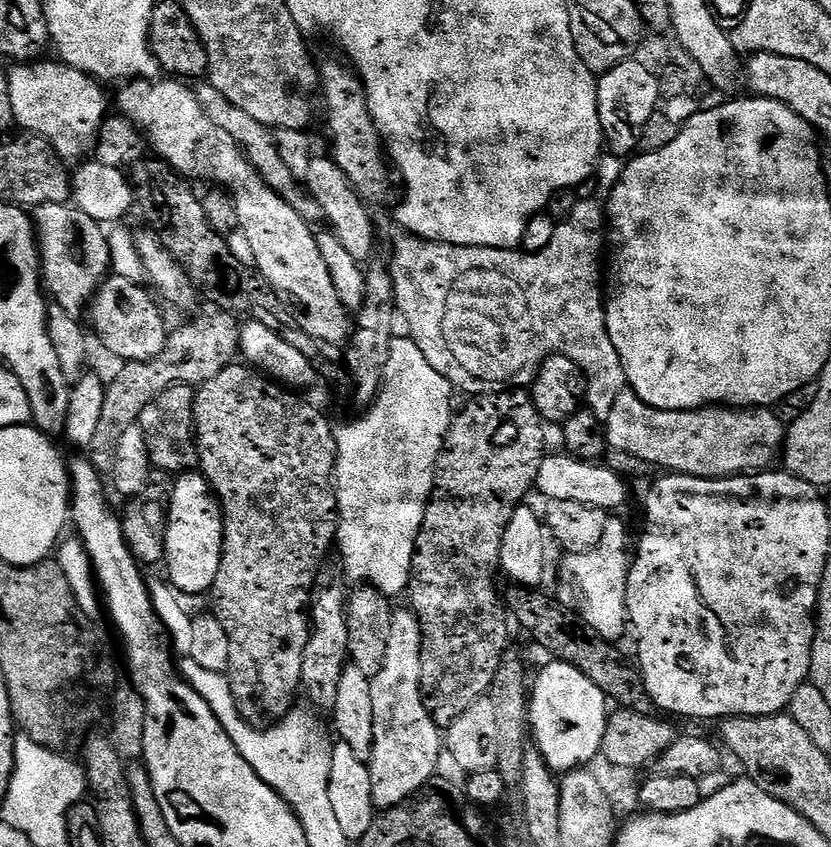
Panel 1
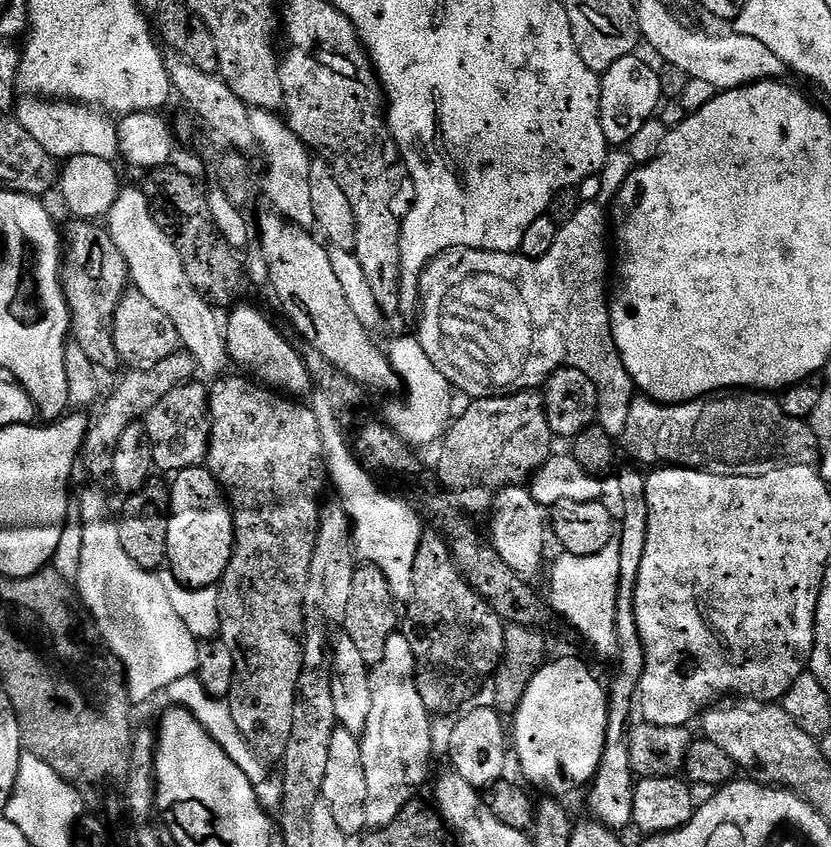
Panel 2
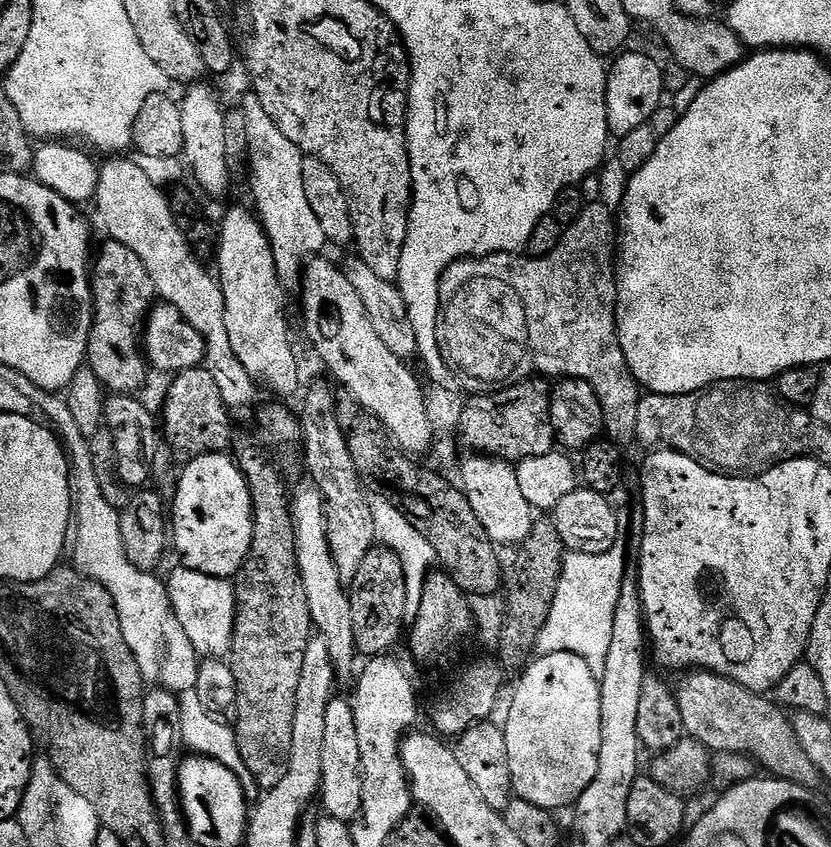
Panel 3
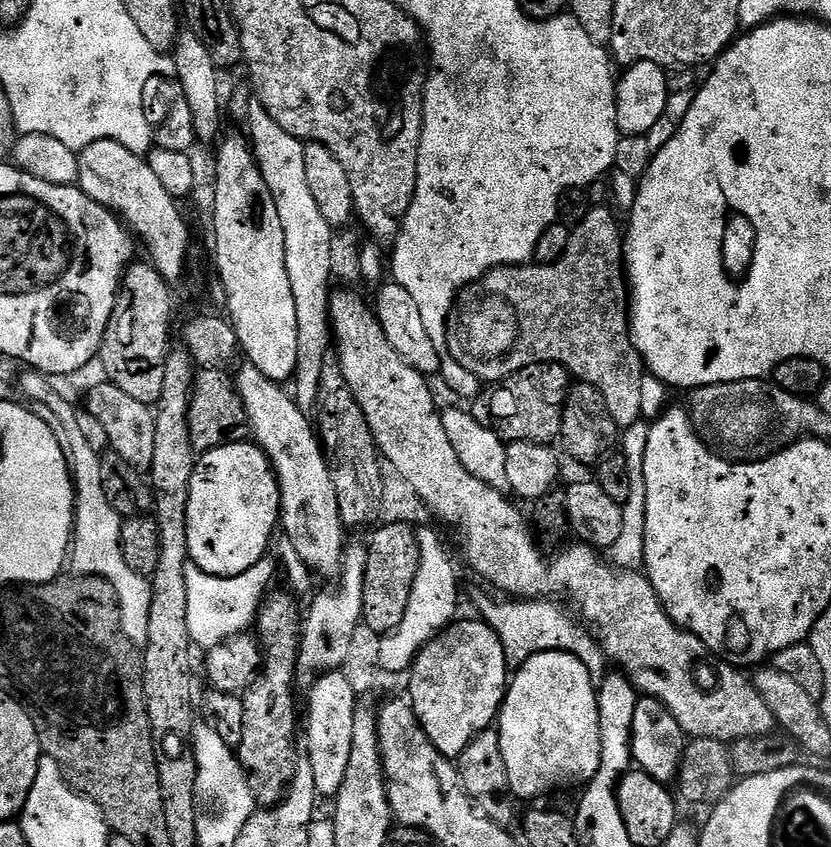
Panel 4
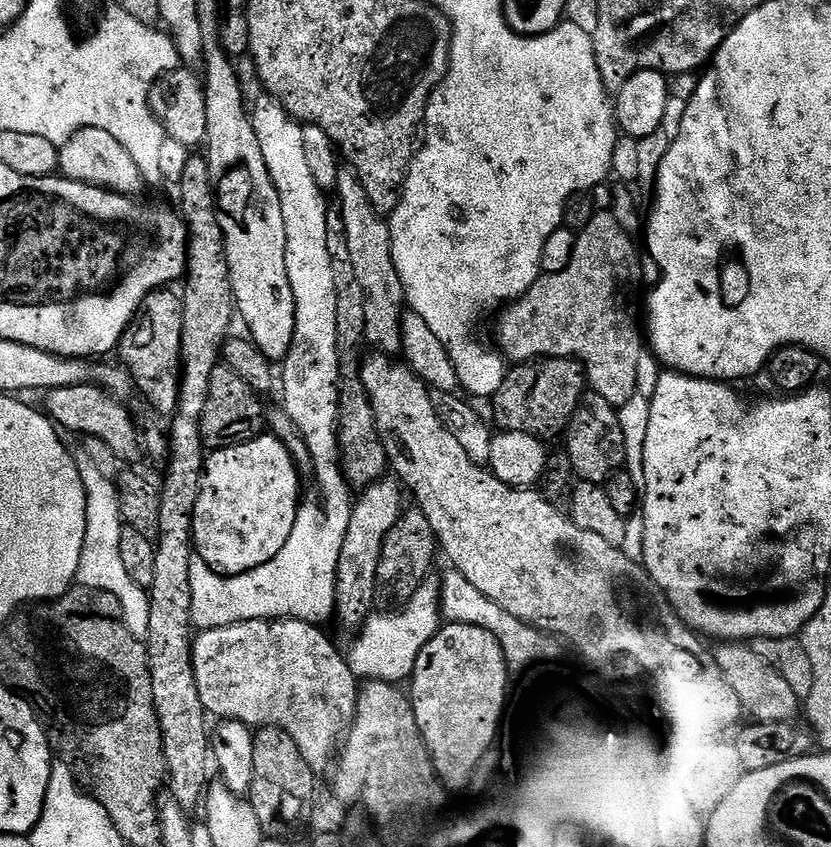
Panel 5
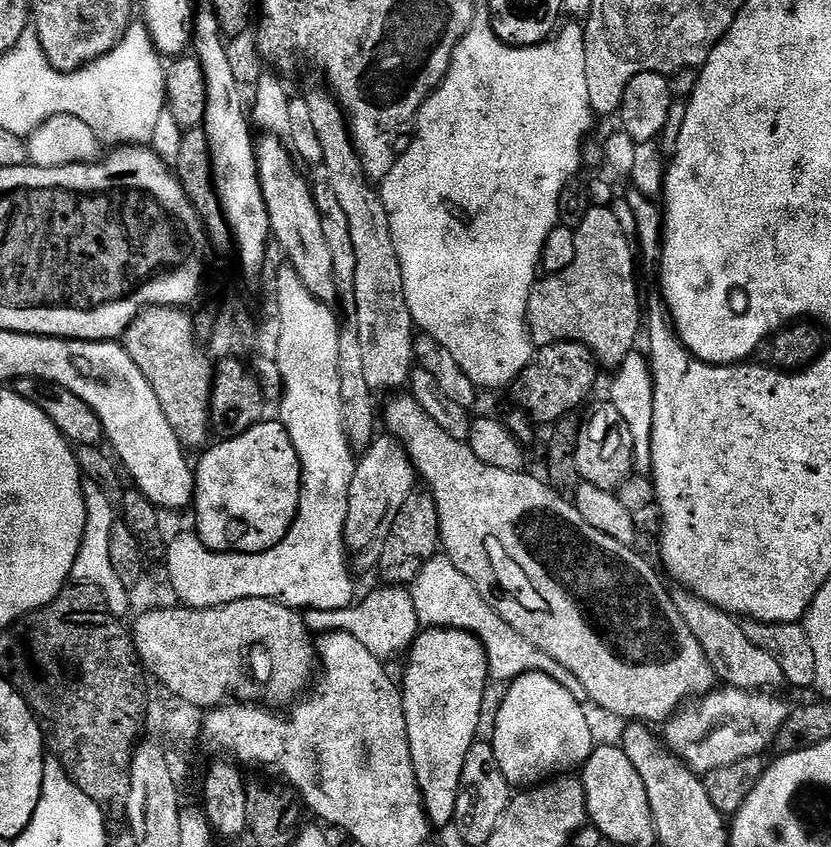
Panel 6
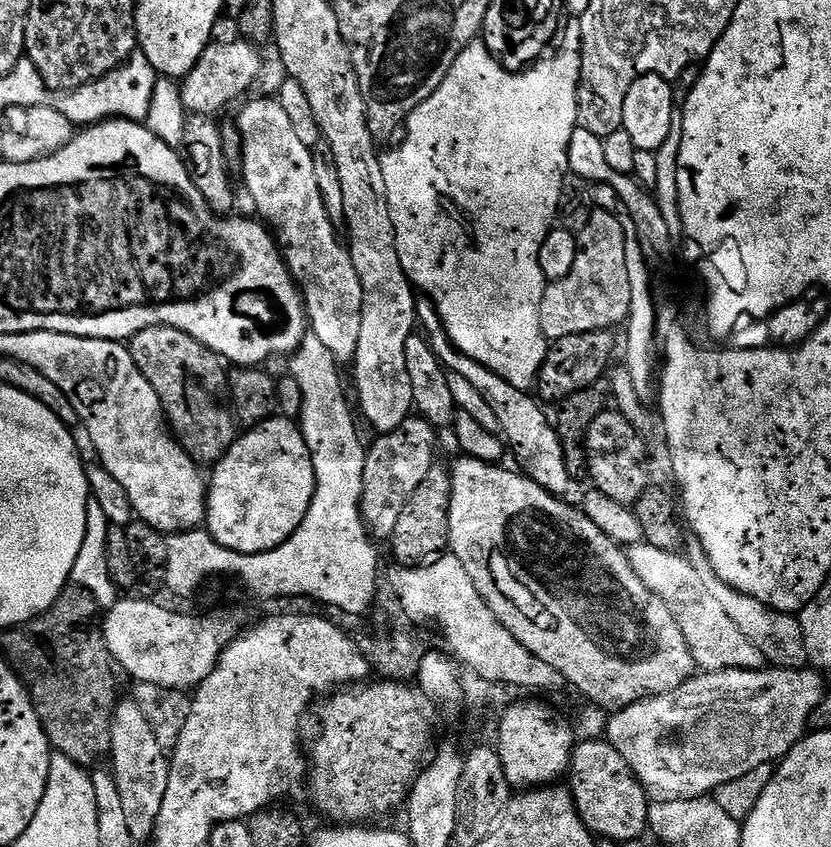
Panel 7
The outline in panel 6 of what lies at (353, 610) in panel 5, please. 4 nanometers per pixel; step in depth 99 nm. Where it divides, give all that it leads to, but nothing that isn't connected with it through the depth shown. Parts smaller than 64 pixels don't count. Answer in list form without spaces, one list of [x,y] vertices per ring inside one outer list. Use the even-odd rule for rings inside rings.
[[[380,434],[373,439],[370,447],[357,459],[354,478],[350,482],[350,498],[346,510],[344,546],[353,569],[379,569],[382,550],[402,502],[410,498],[418,484],[416,470],[399,440],[395,436]]]

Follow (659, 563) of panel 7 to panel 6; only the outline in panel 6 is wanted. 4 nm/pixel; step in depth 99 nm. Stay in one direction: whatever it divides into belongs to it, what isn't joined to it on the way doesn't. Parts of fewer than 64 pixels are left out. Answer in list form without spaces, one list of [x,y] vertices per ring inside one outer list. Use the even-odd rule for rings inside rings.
[[[676,590],[671,593],[671,598],[676,604],[678,614],[682,614],[682,622],[686,622],[686,626],[690,626],[690,630],[702,646],[710,666],[727,687],[745,688],[748,692],[759,692],[779,689],[776,687],[785,683],[777,660],[771,654],[766,654],[766,650],[758,650],[758,646],[754,646],[754,642],[750,642],[750,638],[746,638],[741,621],[737,617],[729,616],[727,612],[720,611],[713,604],[698,598],[692,592]]]

